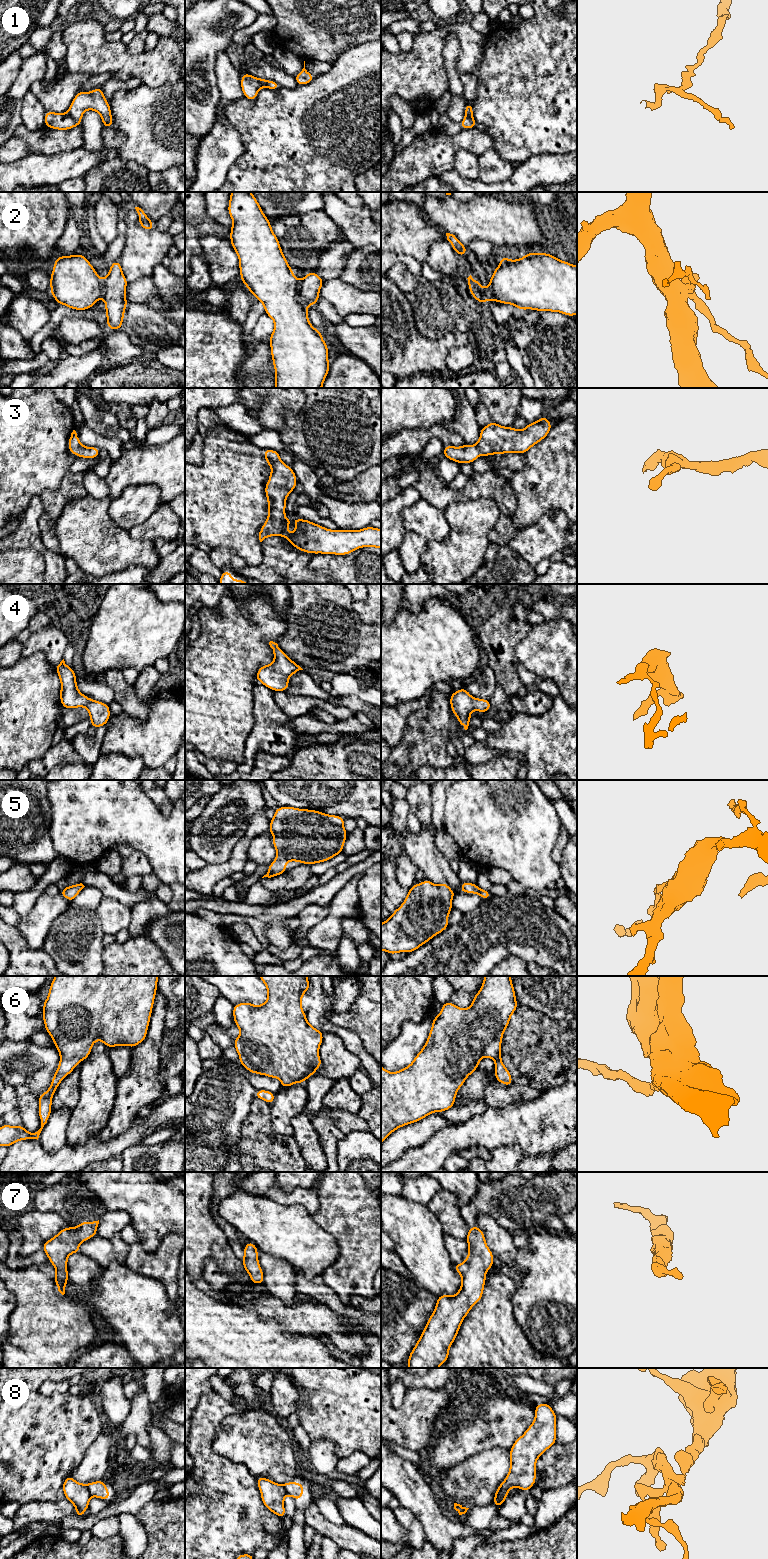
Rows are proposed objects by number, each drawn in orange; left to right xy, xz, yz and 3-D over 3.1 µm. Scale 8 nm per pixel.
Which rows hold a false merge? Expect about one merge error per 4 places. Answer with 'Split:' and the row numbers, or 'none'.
Split: 1, 2, 8

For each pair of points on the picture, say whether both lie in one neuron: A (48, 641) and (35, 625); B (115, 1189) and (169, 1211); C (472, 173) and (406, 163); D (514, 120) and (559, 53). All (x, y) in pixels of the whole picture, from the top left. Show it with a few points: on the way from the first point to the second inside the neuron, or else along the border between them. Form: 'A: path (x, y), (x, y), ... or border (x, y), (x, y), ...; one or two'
A: border (50, 624), (32, 633); two
B: path (128, 1189), (139, 1193), (156, 1208); one
C: border (474, 154), (460, 149), (455, 154), (453, 167); two
D: path (531, 103), (559, 73), (559, 70); one

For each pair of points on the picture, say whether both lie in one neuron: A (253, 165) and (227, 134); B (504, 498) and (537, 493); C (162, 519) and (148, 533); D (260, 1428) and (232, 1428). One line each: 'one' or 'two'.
A: two
B: two
C: one
D: one

